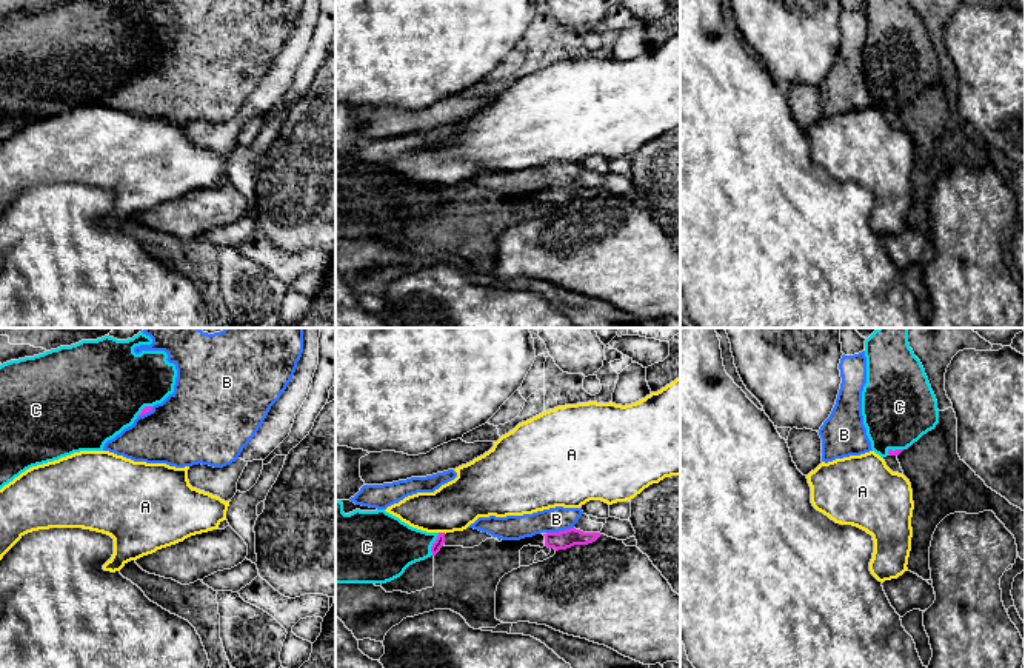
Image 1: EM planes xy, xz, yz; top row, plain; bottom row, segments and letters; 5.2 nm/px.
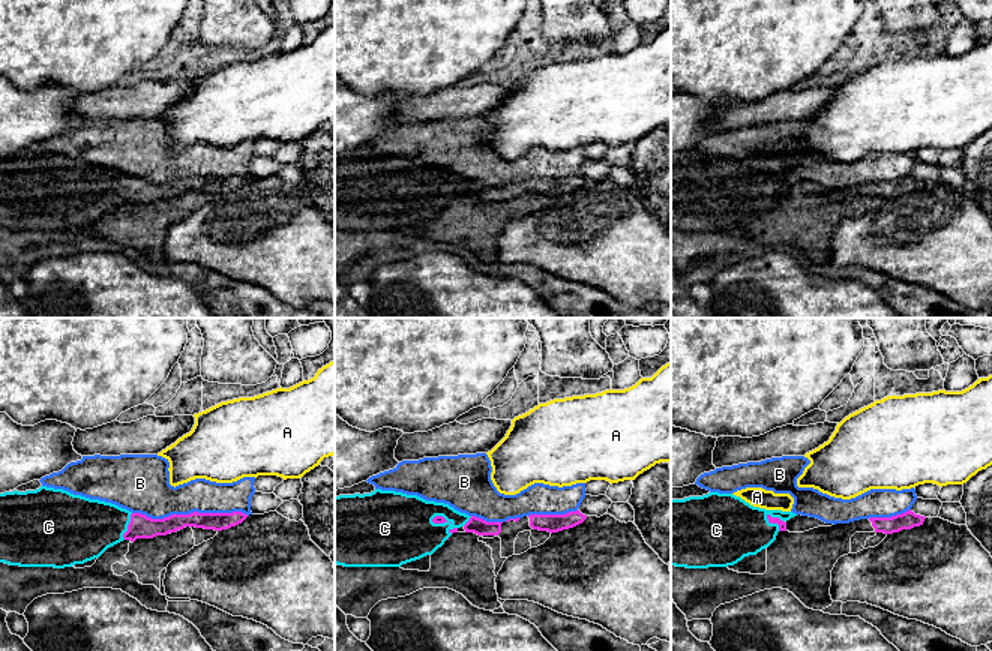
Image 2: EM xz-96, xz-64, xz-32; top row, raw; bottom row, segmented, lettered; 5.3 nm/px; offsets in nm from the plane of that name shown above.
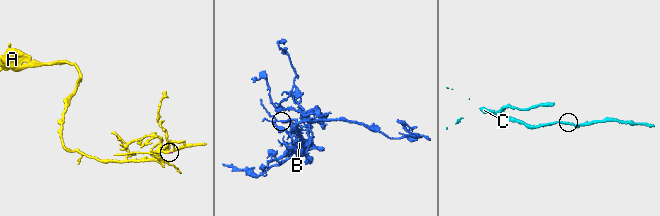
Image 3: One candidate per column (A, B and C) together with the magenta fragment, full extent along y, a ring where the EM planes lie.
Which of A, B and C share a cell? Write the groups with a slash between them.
A / B / C

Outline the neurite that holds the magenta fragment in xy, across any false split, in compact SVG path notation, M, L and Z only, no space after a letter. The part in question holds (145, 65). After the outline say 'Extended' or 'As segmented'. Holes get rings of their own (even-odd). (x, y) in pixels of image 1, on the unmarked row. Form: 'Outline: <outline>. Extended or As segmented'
Outline: M71 0L0 20L0 145L32 122L54 117L80 106L103 106L108 95L131 82L139 71L152 66L154 60L162 58L174 48L177 25L174 18L166 15L168 9L165 6L142 6L135 9L135 2L140 0Z. Extended

